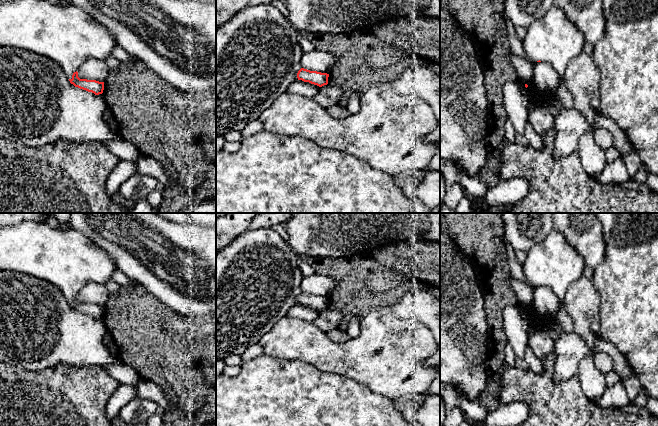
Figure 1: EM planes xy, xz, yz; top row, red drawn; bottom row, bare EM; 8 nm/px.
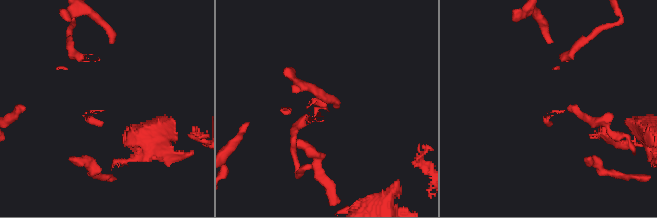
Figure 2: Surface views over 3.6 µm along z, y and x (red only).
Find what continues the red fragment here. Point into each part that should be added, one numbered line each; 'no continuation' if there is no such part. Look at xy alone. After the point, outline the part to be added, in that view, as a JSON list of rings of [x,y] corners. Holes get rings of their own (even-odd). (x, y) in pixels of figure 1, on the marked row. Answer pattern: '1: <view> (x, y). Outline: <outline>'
1: xy (68, 35). Outline: [[[14,0],[0,3],[0,47],[23,49],[55,61],[72,79],[74,72],[89,58],[105,60],[118,44],[113,33],[89,13],[75,5],[60,6],[47,0]]]

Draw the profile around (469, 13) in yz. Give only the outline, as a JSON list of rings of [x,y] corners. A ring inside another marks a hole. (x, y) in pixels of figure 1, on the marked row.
[[[440,0],[440,6],[450,12],[469,34],[484,74],[484,85],[488,100],[488,138],[486,139],[486,164],[478,177],[488,187],[495,187],[501,180],[499,168],[504,147],[507,114],[503,103],[502,89],[507,81],[518,81],[517,72],[510,60],[510,42],[504,13],[504,0]]]

